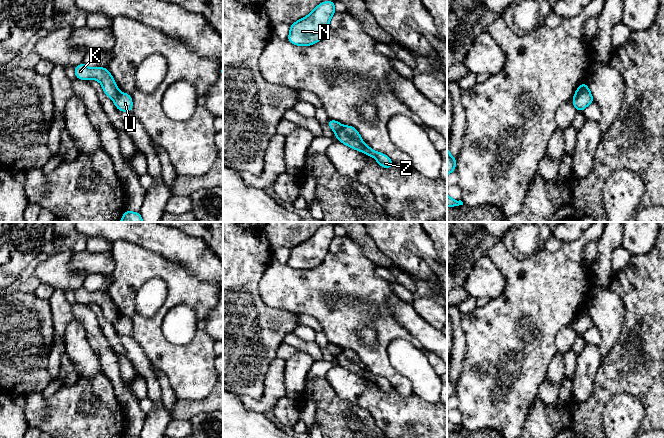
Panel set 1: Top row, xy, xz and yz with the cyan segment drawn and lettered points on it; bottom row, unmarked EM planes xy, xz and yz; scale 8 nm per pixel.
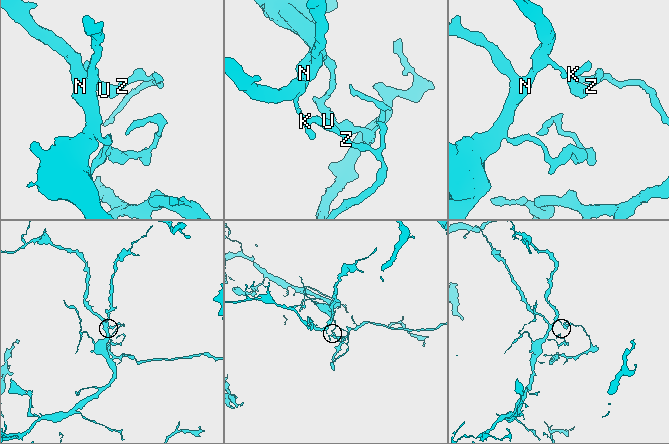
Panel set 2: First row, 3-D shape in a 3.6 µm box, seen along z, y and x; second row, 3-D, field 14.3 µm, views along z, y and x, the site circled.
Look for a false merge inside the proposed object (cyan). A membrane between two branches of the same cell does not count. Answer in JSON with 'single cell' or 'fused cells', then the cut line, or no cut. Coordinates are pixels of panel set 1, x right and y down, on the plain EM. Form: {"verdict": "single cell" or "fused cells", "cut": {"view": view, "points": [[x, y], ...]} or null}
{"verdict": "fused cells", "cut": {"view": "xz", "points": [[342, 349], [336, 357]]}}

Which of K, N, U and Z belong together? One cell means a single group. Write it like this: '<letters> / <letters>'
K N / U Z

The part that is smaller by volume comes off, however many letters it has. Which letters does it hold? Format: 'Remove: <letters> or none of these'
Remove: U, Z

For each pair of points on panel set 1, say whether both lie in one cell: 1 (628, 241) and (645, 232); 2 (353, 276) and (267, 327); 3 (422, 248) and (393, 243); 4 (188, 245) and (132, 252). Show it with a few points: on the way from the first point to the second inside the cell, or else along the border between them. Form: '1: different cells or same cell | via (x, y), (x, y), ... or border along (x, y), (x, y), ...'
1: same cell | via (631, 237), (636, 237), (640, 233)
2: different cells | border along (269, 306), (275, 309), (293, 311), (297, 314)
3: same cell | via (415, 241), (413, 239), (400, 239)
4: different cells | border along (128, 241), (157, 252), (171, 261)

